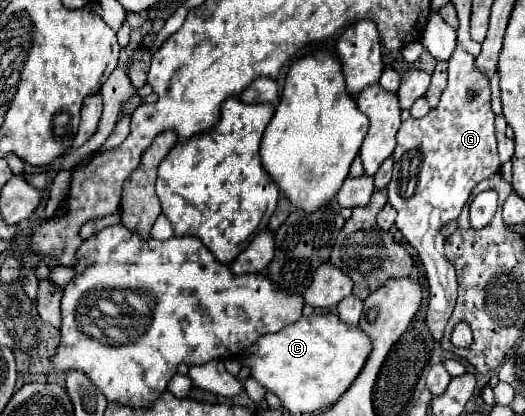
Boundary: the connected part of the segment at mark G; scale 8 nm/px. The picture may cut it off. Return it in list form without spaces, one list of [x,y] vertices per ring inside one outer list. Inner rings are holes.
[[[455,46],[453,56],[449,58],[449,82],[437,108],[423,118],[409,116],[401,124],[393,156],[393,178],[387,186],[389,204],[397,210],[397,230],[405,236],[405,242],[417,252],[425,266],[429,282],[429,308],[425,322],[433,338],[439,342],[457,300],[455,268],[445,258],[441,226],[461,214],[477,182],[501,170],[489,78],[483,72],[477,72],[473,54]]]

